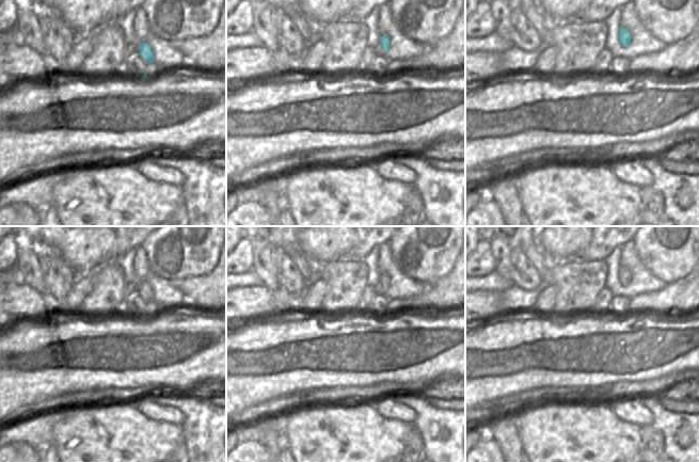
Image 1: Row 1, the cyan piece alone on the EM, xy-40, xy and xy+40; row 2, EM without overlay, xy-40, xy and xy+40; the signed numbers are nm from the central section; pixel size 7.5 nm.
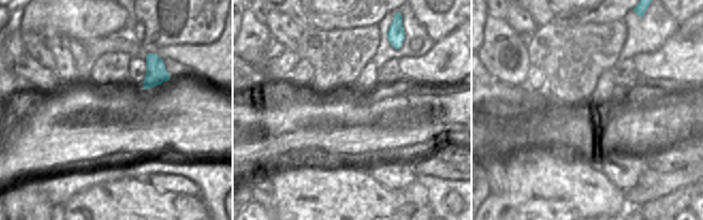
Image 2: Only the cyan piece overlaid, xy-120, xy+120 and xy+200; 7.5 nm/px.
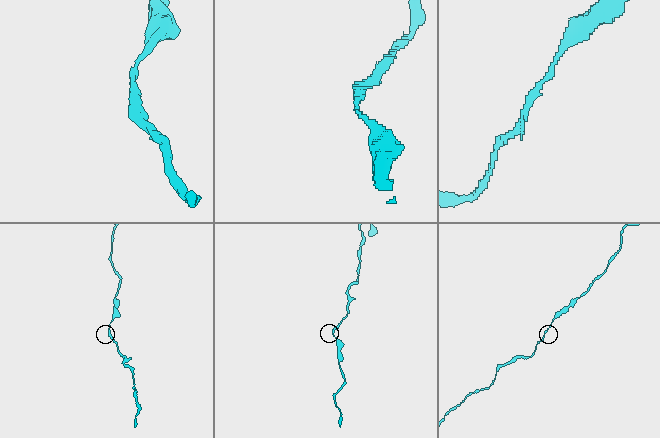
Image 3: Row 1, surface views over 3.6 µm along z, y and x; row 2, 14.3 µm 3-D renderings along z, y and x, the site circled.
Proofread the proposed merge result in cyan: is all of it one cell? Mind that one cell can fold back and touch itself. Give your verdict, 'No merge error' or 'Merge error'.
No merge error

